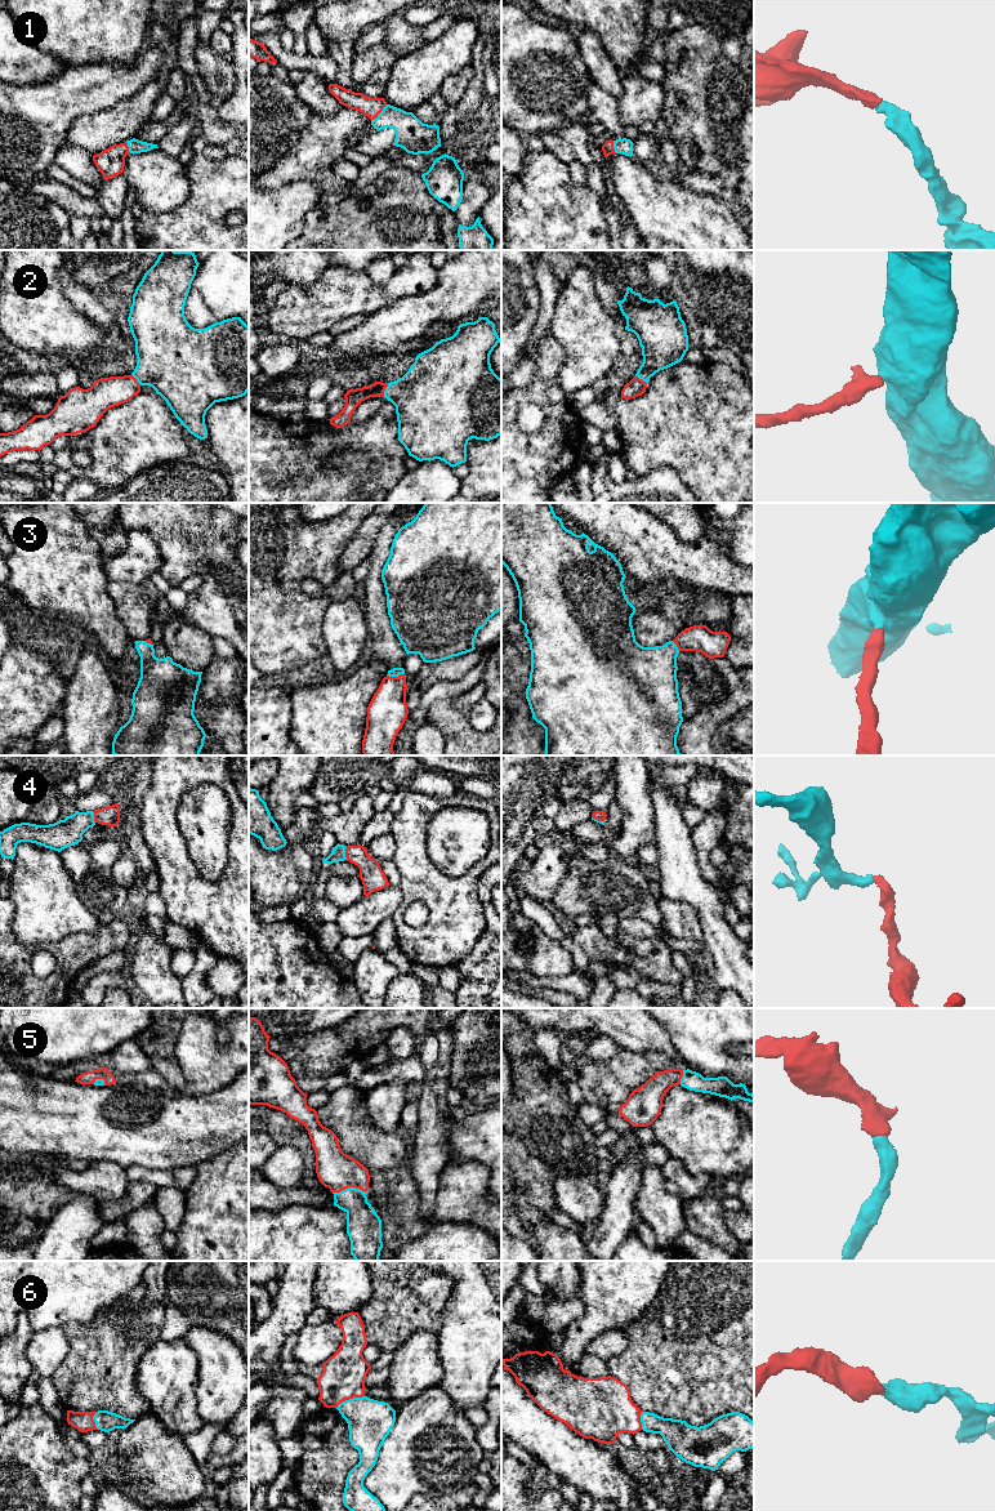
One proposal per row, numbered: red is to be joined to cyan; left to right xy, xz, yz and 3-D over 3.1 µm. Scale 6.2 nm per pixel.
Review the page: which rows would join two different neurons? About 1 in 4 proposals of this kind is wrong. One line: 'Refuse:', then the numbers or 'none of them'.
Refuse: none of them

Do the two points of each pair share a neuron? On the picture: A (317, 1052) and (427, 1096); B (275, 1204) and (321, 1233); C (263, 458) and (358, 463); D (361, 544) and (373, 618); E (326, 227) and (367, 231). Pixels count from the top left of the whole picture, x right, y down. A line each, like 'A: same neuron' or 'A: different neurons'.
A: different neurons
B: different neurons
C: same neuron
D: different neurons
E: same neuron

